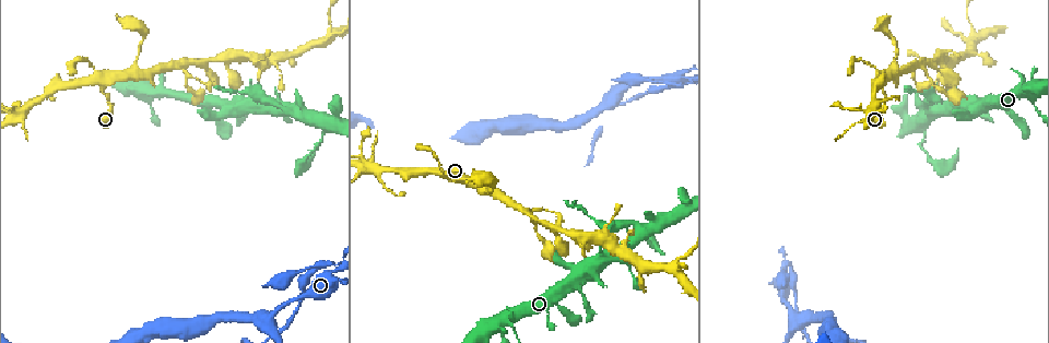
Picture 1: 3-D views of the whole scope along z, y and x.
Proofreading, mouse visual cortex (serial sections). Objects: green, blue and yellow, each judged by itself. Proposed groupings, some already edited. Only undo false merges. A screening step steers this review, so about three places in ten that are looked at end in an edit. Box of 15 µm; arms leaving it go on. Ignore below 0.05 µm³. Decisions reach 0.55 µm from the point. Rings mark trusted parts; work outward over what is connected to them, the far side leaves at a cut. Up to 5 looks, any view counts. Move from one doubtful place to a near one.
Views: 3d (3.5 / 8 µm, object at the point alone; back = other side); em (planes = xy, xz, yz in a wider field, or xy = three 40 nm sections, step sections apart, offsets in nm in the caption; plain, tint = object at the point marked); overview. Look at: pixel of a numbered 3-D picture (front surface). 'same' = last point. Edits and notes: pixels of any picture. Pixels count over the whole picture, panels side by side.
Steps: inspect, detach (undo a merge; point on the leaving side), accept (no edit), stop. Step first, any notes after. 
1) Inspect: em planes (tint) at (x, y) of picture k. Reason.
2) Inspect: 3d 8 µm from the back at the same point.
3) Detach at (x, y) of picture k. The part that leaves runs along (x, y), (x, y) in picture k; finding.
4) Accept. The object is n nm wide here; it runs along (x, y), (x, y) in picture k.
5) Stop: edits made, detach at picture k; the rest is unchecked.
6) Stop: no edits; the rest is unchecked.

Inspect: 3d 8 µm at (104, 86) of picture 1. Four-way junction.

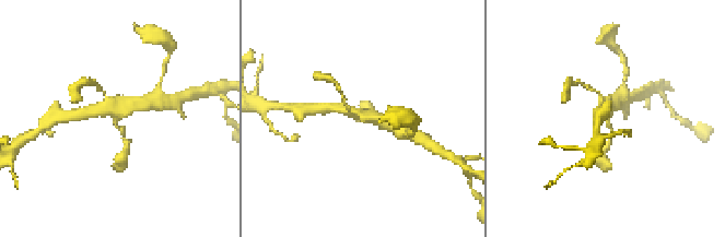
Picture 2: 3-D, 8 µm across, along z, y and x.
Inspect: 3d 3.5 µm at (117, 114) of picture 2.

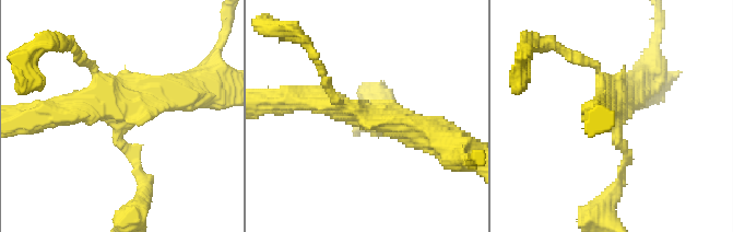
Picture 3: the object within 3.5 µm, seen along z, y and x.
Inspect: em xy step 2 (tint) at (368, 118) of picture 3. 4 arms meet here; the arms are 150, 150, 350, 400 nm wide; shape alone is not enough.

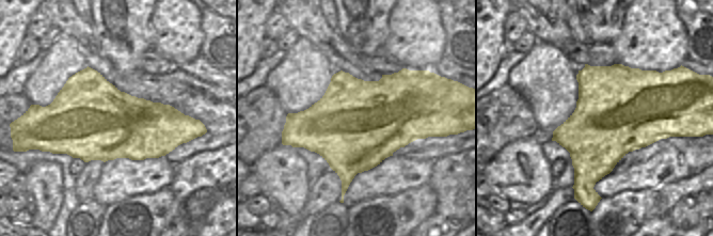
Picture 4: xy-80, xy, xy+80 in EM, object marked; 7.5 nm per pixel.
Accept. All the same cell.

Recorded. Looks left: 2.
Inspect: 3d 3.5 µm at (18, 113) of picture 1. Four arms meet.

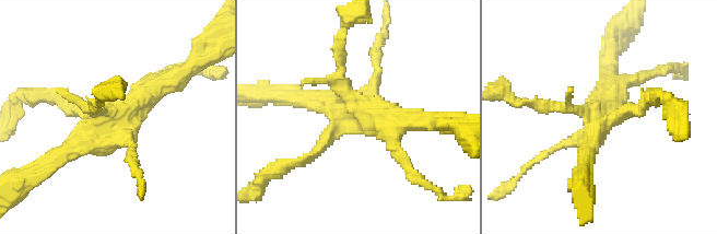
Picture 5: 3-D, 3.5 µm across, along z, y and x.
Inspect: em planes (tint) at (593, 114) of picture 5.

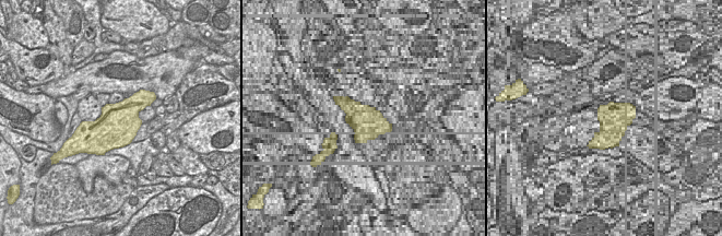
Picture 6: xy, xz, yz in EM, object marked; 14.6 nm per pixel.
Accept. One cell here.

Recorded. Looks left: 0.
Stop: no edits; the rest is unchecked.

